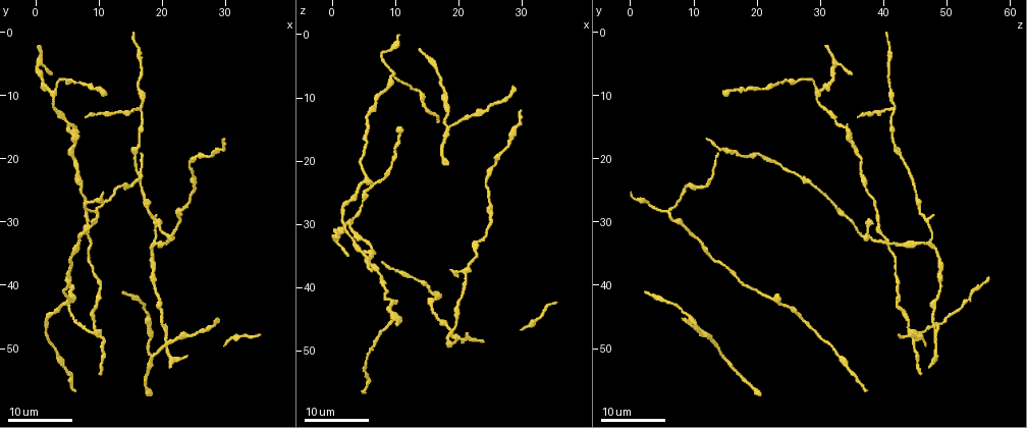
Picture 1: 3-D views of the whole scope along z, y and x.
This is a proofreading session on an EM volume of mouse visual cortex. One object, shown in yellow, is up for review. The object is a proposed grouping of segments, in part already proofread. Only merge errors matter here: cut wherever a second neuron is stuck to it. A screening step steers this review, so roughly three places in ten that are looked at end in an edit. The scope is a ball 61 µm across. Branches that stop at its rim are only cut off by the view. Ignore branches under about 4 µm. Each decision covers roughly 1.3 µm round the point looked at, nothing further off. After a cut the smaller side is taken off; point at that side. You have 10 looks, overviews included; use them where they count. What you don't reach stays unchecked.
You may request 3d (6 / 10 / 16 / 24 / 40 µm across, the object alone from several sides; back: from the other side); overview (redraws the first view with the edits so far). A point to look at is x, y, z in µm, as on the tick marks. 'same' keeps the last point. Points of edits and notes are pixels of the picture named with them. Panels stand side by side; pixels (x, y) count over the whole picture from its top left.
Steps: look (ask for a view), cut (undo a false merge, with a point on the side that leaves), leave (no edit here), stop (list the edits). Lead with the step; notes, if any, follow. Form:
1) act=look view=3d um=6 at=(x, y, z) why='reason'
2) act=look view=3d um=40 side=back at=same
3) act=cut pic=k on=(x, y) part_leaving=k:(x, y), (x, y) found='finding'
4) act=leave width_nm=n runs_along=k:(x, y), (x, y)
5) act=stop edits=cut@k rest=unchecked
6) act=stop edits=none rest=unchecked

act=look view=3d um=16 at=(21.0, 32.0, 37.5) why='four or more arms meet'

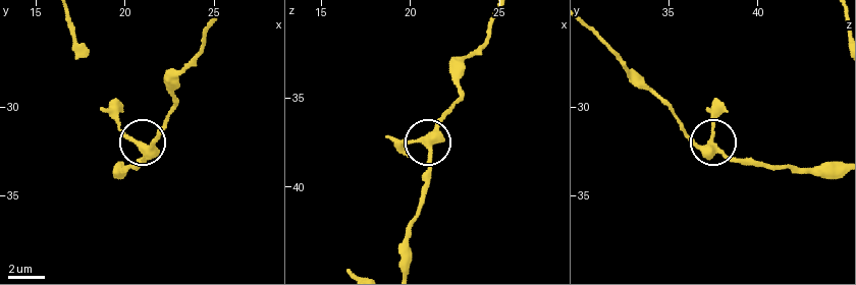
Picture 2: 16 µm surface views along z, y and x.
act=look view=3d um=10 at=(20.9, 32.1, 37.2) why='zoom in'

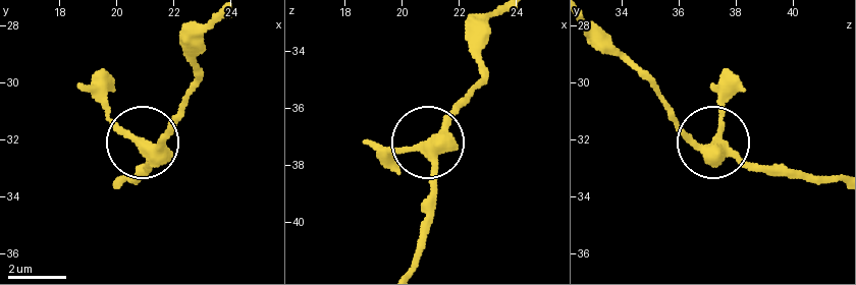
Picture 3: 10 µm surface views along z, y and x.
act=leave runs_along=3:(835, 183), (777, 176), (717, 147), (717, 91) found='one neuron here'

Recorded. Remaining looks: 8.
act=look view=3d um=16 at=(19.0, 33.5, 47.0) why='three arms meet'

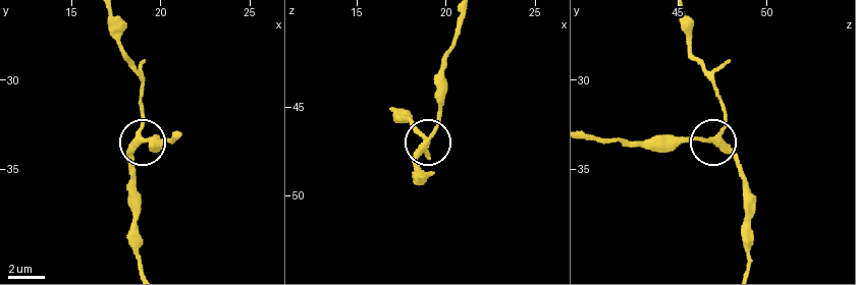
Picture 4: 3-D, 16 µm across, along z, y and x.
act=look view=3d um=6 at=(19.0, 33.4, 46.8)

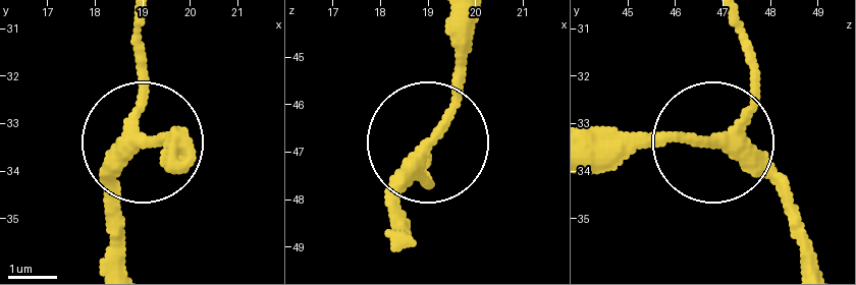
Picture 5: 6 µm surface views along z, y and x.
act=leave runs_along=5:(146, 26), (142, 140), (109, 206) found='one neuron here'

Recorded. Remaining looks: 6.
act=look view=3d um=24 at=(16.5, 12.5, 41.5) why='three arms meet'

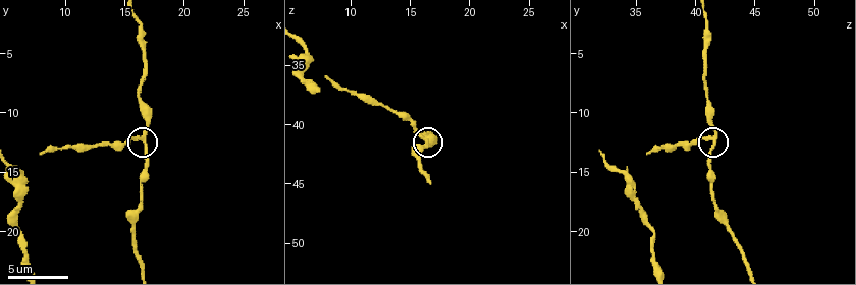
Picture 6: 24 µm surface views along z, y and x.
act=look view=3d um=6 at=(16.8, 12.2, 41.6) why='zoom in'

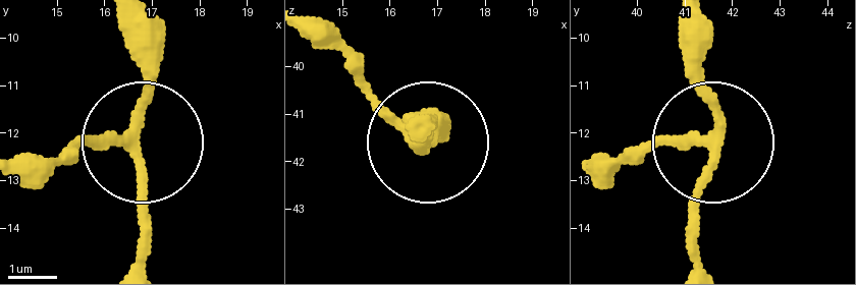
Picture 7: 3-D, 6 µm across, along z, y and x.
act=leave width_nm=180 found='one neuron here'

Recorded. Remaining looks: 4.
act=look view=3d um=16 at=(6.2, 15.2, 34.2)

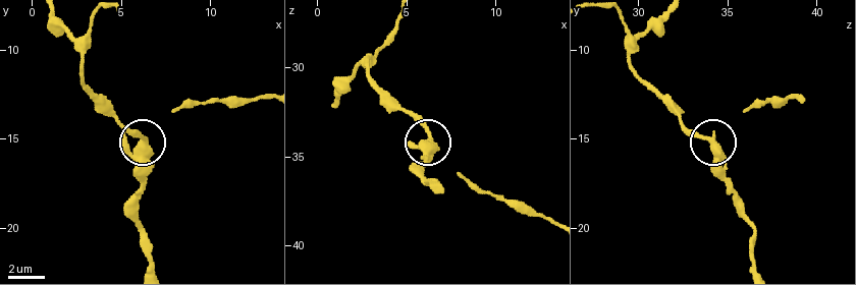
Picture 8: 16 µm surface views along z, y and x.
act=leave found='one neuron here'

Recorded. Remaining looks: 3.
act=look view=3d um=16 at=(3.0, 9.5, 29.5) why='a fork'

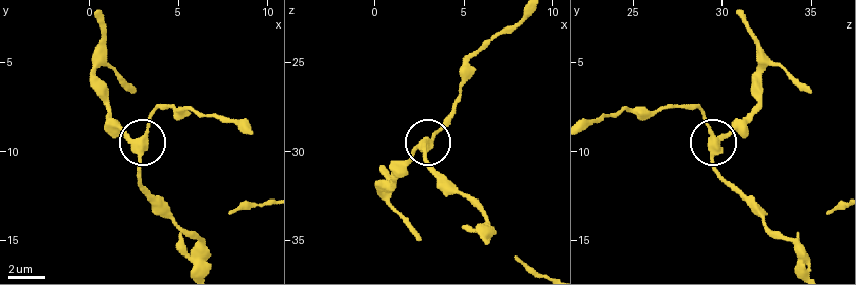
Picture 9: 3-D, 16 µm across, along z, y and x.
act=look view=3d um=10 at=(3.1, 9.4, 29.5)

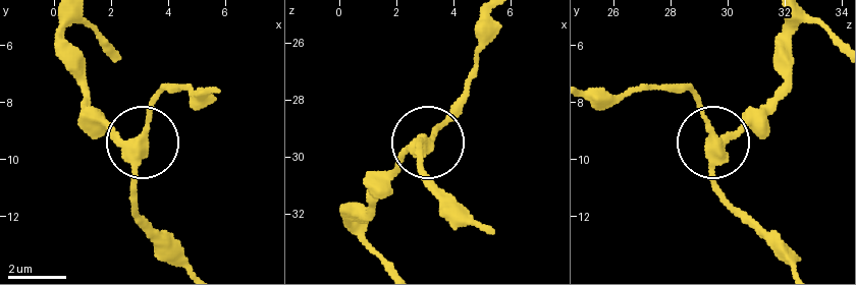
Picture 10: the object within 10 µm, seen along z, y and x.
act=leave side_arm_um=10 arms=3 found='one neuron here'

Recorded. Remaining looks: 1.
act=stop edits=none rest=unchecked

